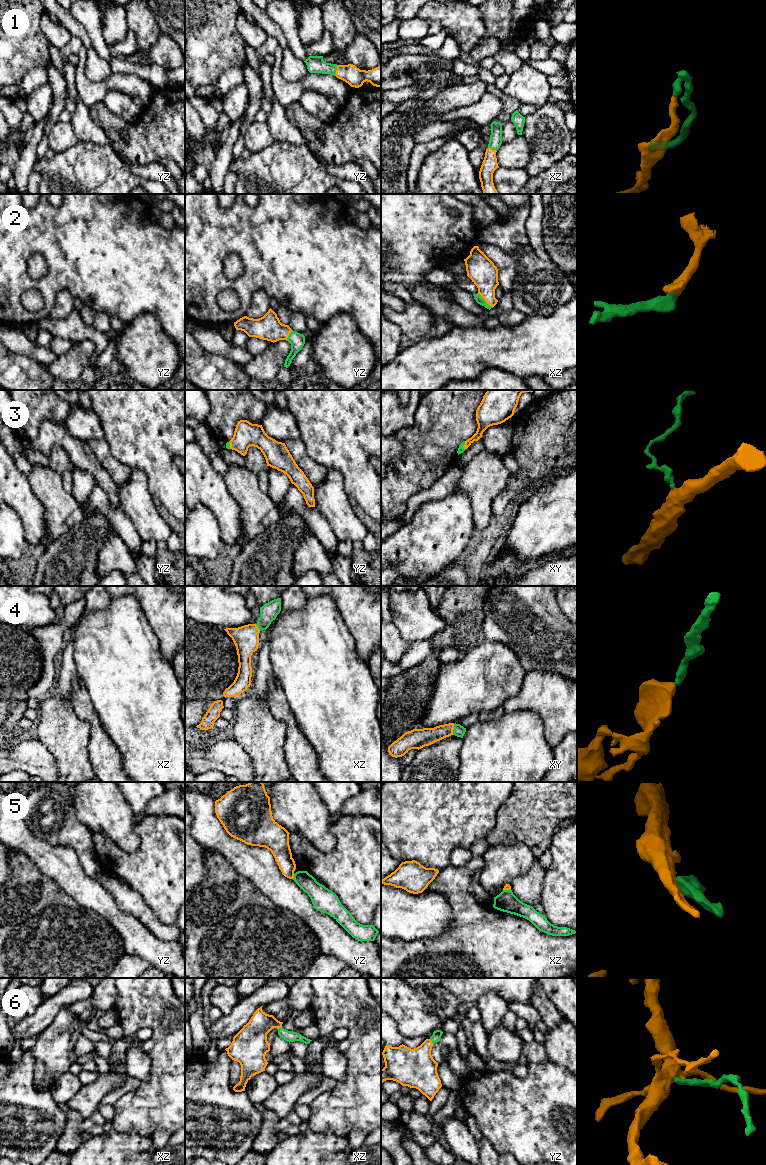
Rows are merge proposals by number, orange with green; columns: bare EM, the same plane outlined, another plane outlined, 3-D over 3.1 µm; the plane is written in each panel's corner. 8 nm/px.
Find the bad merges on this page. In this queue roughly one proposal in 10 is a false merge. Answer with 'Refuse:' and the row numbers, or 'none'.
Refuse: none

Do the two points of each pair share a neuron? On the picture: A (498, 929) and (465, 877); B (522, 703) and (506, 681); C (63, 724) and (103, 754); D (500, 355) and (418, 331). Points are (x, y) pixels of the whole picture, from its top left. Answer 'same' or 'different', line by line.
A: same
B: different
C: different
D: different

